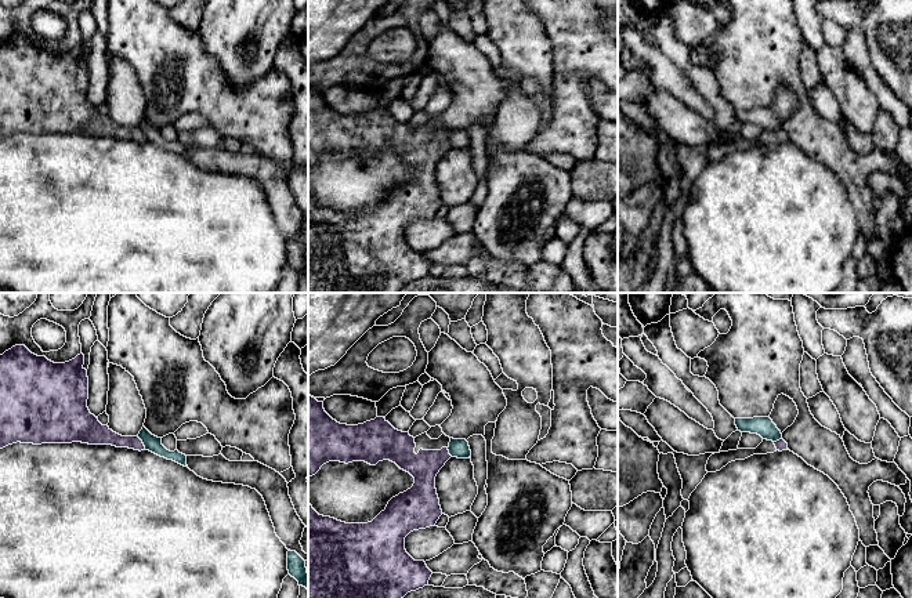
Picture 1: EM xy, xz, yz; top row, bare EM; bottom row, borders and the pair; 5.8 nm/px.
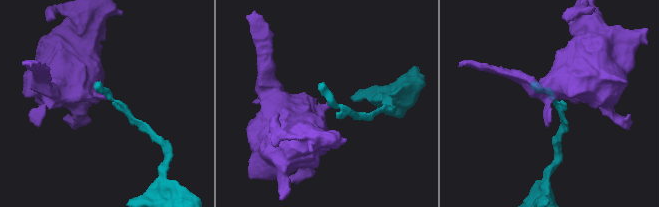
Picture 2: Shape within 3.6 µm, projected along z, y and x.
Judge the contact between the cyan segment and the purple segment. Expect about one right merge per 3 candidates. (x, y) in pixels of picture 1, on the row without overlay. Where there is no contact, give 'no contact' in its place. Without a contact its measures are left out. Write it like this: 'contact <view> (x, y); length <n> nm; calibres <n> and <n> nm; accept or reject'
contact xy (143, 133); length 90 nm; calibres 90 and 110 nm; reject

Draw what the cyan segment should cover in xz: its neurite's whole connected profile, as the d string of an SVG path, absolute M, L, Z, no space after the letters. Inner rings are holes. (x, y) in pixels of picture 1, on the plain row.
M450 128L448 141L452 148L457 148L457 149L471 148L471 141L466 130Z

